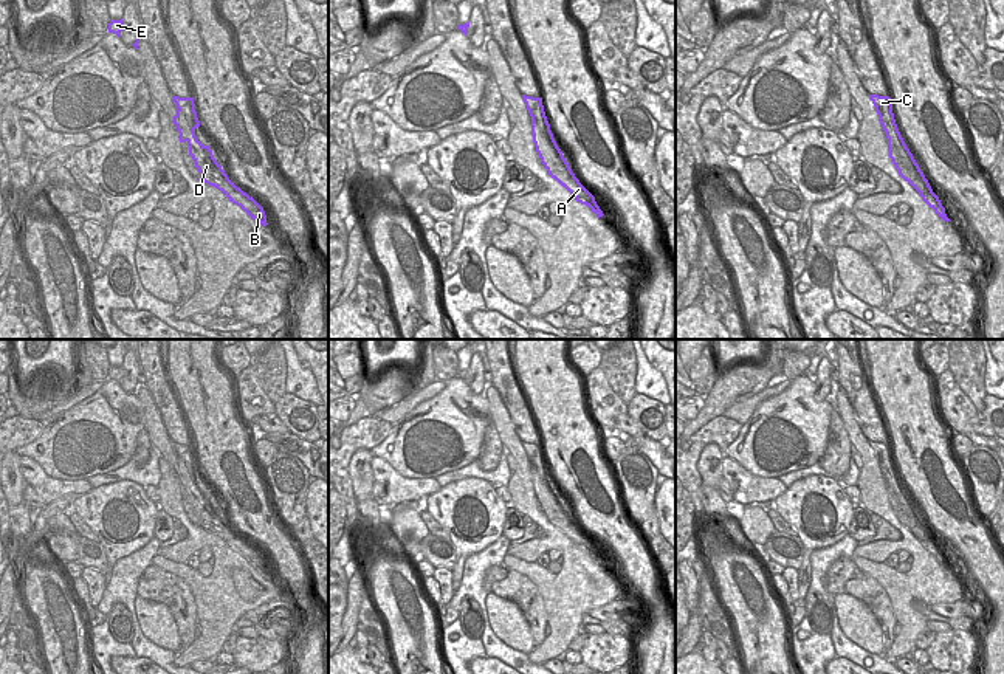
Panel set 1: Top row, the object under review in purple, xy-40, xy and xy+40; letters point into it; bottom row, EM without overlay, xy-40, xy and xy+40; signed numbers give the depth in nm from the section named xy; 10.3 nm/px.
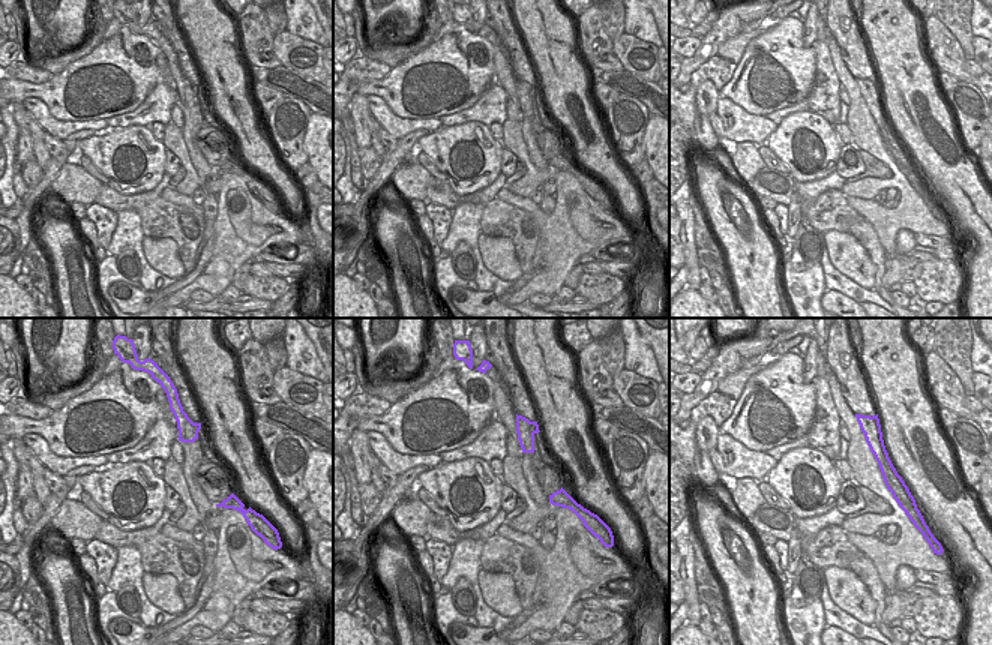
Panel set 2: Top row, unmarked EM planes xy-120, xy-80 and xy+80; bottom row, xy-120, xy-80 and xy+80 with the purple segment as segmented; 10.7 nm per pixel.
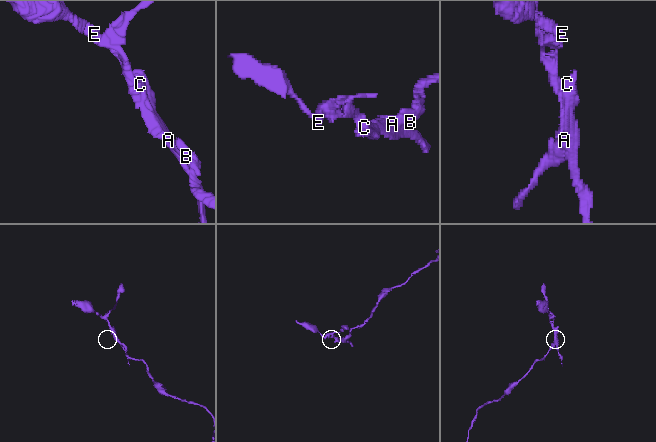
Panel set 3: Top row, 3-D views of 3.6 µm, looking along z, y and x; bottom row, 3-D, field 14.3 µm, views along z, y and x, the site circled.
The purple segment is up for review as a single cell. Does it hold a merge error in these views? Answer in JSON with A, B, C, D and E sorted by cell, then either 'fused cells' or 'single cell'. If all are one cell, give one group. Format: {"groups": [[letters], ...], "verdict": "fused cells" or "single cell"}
{"groups": [["A", "B", "D", "E"], ["C"]], "verdict": "fused cells"}

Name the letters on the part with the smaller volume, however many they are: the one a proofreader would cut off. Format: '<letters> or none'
C

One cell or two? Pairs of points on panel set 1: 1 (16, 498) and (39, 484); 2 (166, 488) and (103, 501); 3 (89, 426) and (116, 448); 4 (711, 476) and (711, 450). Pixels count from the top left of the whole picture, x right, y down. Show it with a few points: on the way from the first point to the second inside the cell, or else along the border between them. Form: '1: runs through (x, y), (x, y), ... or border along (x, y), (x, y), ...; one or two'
1: border along (19, 457), (20, 474), (28, 484); two
2: border along (155, 504), (160, 508); two
3: runs through (95, 433), (110, 442); one
4: runs through (708, 470), (707, 459), (710, 456); one

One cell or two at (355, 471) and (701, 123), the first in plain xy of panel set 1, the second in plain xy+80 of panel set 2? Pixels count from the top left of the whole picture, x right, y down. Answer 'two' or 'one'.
two

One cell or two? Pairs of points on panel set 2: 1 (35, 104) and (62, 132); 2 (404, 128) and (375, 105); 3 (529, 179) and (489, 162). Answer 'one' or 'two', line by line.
1: one
2: one
3: two

